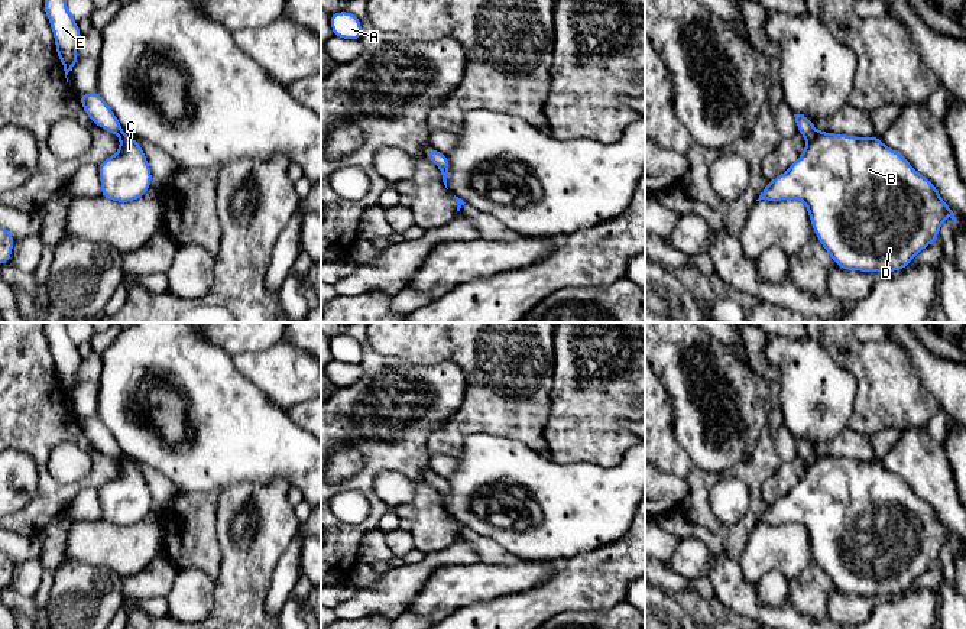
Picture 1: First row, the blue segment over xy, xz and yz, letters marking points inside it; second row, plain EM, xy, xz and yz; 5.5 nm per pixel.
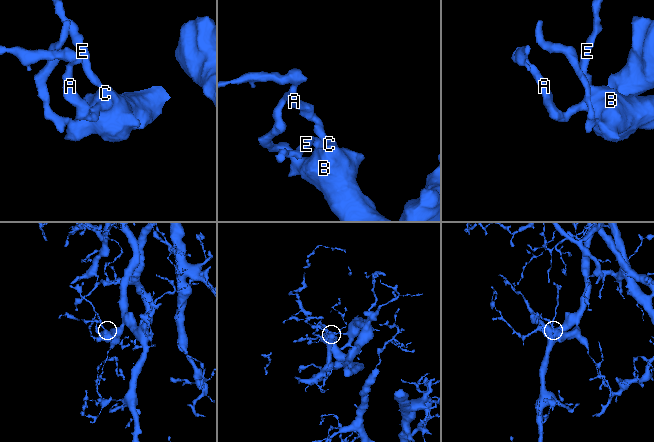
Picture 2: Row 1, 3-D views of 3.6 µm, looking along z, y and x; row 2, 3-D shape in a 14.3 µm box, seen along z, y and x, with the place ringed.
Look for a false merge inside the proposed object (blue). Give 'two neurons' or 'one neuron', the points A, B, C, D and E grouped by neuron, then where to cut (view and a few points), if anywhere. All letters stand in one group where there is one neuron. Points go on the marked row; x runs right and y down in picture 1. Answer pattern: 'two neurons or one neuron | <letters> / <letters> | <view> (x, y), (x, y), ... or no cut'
one neuron | A B C D E | no cut

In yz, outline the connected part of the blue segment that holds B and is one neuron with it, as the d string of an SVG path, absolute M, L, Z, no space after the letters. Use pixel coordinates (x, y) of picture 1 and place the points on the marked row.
M794 114L794 117L807 146L785 174L768 181L756 201L803 201L820 244L839 268L859 272L902 270L939 237L940 226L947 217L956 221L954 213L941 200L933 182L918 174L901 153L884 145L878 136L853 137L824 133L818 132L807 116Z

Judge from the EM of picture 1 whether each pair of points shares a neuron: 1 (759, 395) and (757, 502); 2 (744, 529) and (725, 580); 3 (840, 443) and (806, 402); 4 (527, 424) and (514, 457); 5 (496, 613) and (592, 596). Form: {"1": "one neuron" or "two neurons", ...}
{"1": "two neurons", "2": "two neurons", "3": "two neurons", "4": "two neurons", "5": "one neuron"}

